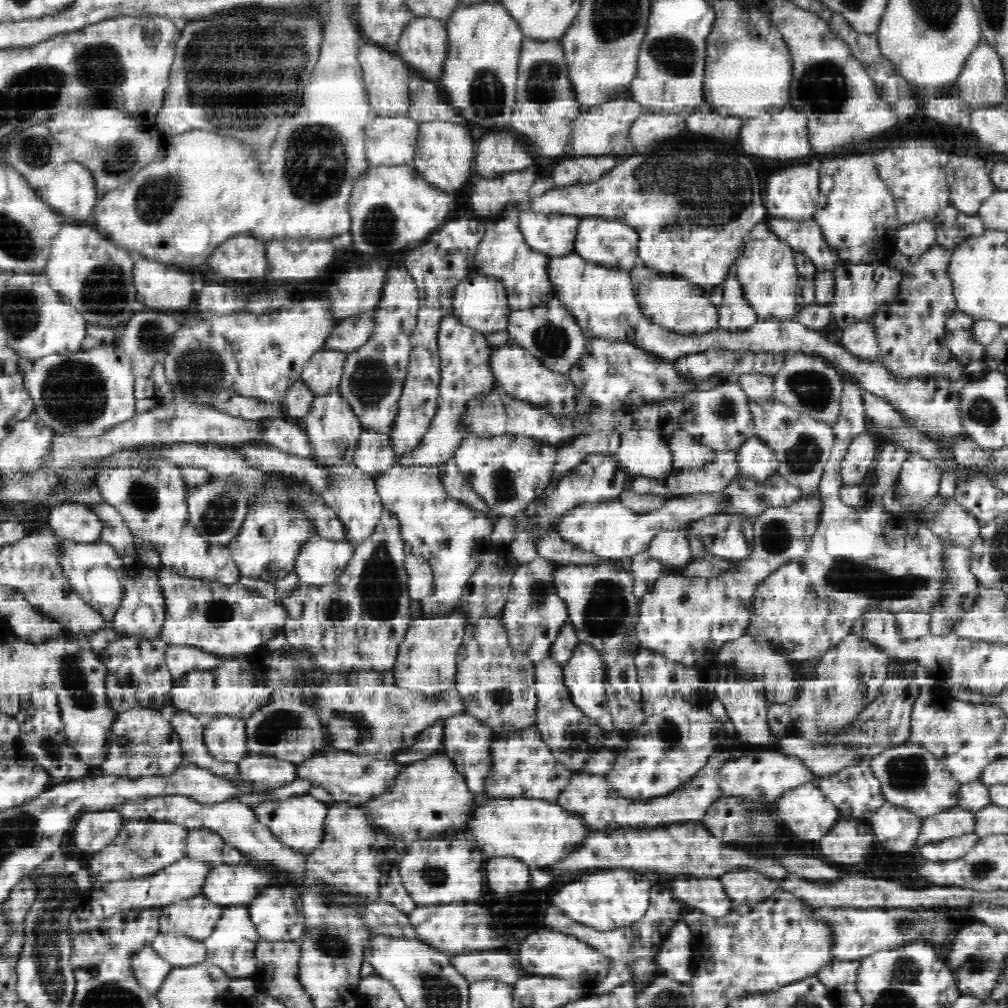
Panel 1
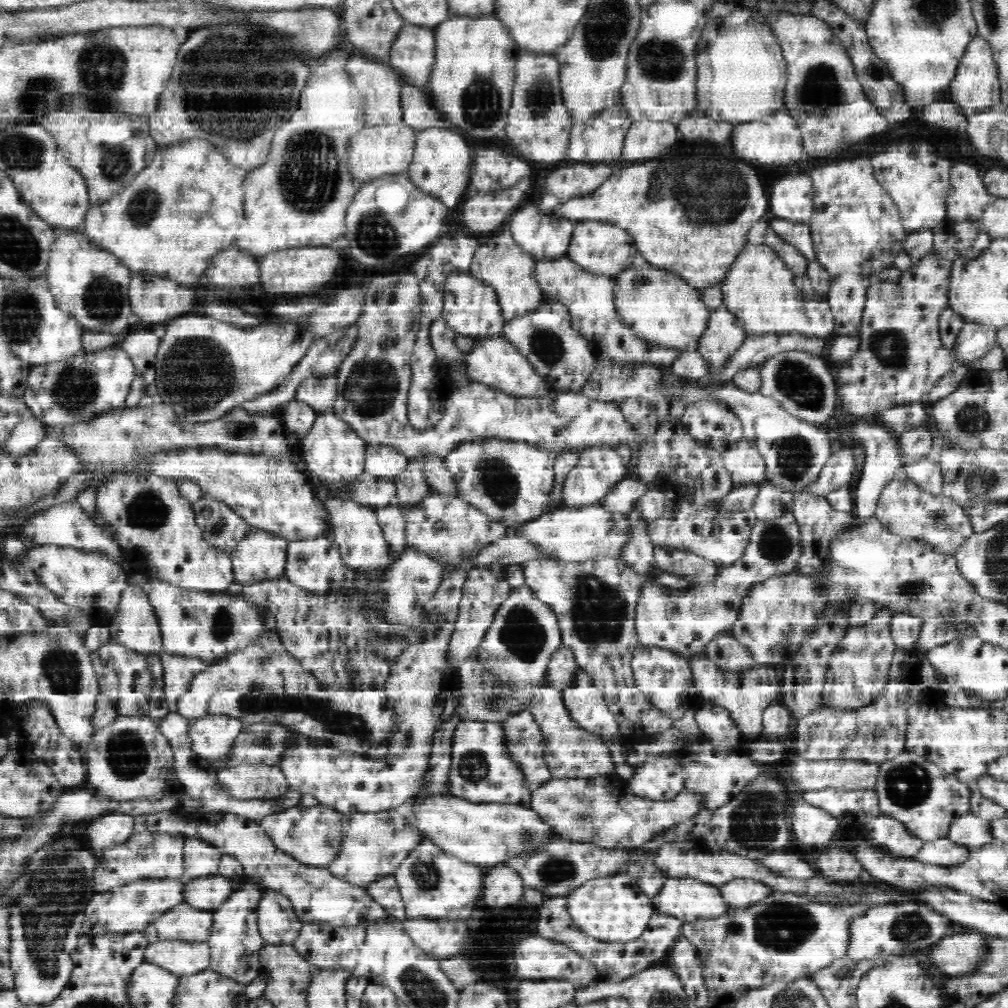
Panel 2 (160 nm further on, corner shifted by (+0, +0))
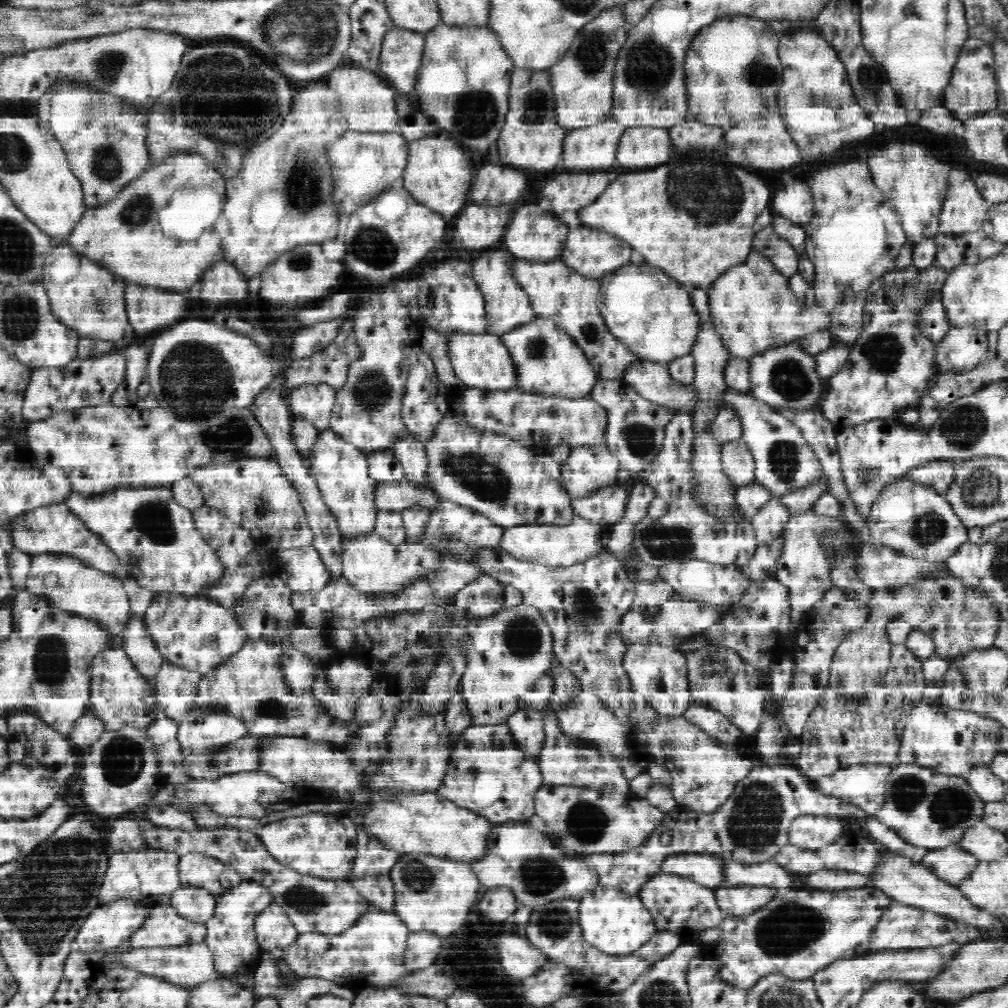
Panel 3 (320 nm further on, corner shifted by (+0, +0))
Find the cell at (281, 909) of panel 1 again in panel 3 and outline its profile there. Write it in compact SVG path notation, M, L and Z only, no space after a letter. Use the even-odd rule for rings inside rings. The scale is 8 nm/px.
M275 900L260 911L255 920L258 944L262 952L284 950L299 935L299 930Z

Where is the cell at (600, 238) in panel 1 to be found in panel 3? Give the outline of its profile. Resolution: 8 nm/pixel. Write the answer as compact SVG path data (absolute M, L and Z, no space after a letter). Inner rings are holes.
M581 224L568 233L560 258L568 264L568 267L575 269L584 277L602 279L606 274L618 272L630 265L630 254L632 254L632 246L626 240L602 232L596 226Z

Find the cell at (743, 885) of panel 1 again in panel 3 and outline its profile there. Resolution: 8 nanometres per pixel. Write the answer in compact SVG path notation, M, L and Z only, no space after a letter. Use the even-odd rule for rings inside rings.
M748 884L726 885L715 889L720 908L728 915L752 914L766 902L775 898L776 888L773 886L748 886Z

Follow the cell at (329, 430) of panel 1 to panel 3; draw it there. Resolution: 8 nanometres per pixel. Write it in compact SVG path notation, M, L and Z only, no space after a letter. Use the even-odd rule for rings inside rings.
M326 426L319 430L312 450L309 451L308 461L310 474L316 479L324 502L331 507L335 514L339 529L343 535L358 530L375 528L376 507L374 507L374 486L376 482L369 475L367 453L355 443L350 443L342 434Z

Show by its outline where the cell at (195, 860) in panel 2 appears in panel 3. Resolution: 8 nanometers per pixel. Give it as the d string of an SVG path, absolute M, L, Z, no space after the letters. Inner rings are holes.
M198 850L188 851L181 855L180 881L182 884L196 884L206 886L222 893L219 885L219 877L226 865L211 854L202 854Z

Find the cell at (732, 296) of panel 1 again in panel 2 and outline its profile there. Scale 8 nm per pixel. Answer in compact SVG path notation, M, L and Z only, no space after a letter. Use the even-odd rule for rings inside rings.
M722 303L711 314L707 332L699 340L702 343L699 351L710 361L711 370L714 370L722 366L734 350L738 350L747 336L744 320Z

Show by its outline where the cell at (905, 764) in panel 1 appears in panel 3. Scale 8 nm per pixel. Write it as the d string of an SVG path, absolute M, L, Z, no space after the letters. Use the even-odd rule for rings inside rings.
M904 763L891 766L890 774L886 776L884 788L884 804L875 812L875 816L890 828L894 828L902 838L916 846L936 849L942 846L956 845L964 828L969 823L978 822L984 814L984 804L972 790L963 777L942 774L931 767L920 766L918 763Z

